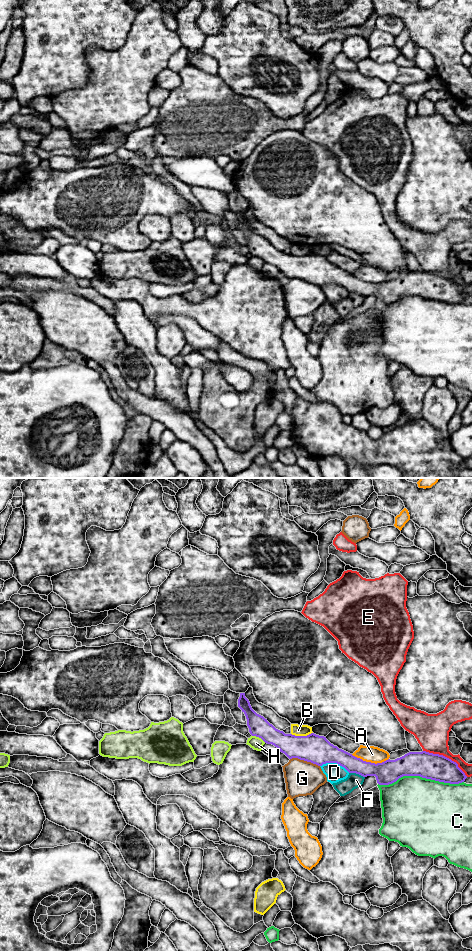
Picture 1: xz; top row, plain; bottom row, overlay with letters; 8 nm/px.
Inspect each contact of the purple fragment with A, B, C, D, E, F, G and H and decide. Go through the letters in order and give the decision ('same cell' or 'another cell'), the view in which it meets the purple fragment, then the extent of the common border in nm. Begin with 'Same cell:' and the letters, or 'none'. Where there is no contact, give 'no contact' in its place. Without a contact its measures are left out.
Same cell: none
A: another cell | xz | 300 nm
B: another cell | xz | 180 nm
C: another cell | xz | 700 nm
D: another cell | xz | 240 nm
E: another cell | xz | 420 nm
F: another cell | xz | 130 nm
G: another cell | xz | 240 nm
H: another cell | xz | 130 nm

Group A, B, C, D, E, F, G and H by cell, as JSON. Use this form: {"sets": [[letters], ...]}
{"sets": [["A"], ["B"], ["C"], ["D"], ["E"], ["F"], ["G"], ["H"]]}

